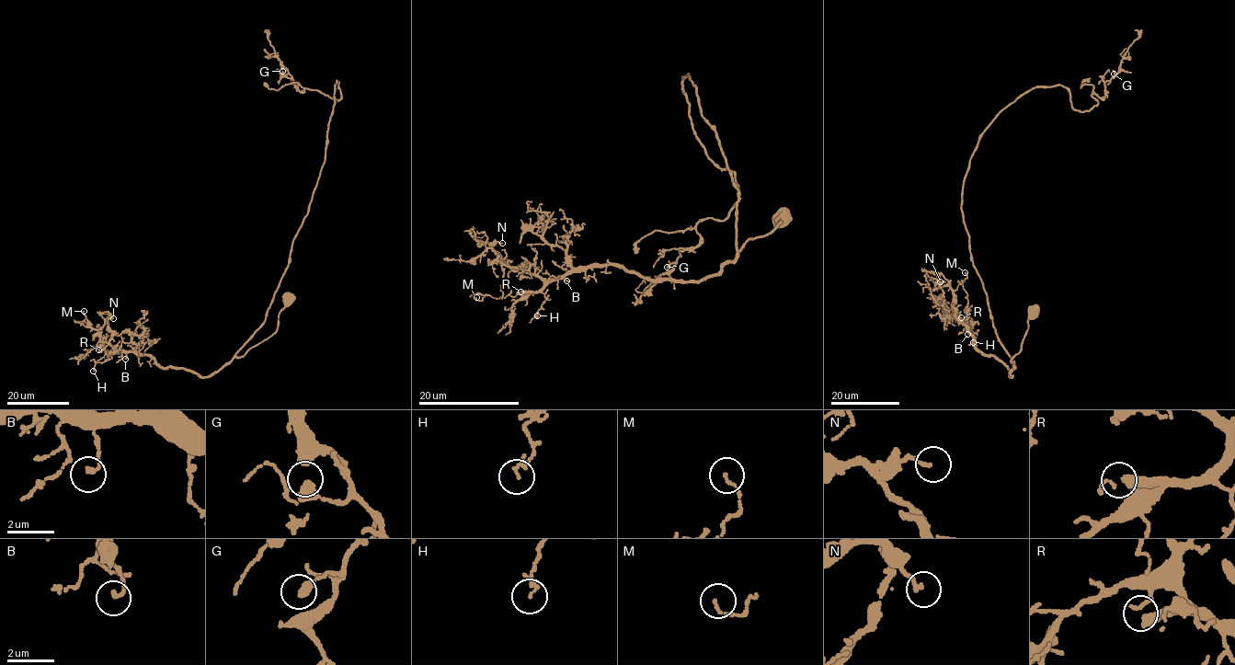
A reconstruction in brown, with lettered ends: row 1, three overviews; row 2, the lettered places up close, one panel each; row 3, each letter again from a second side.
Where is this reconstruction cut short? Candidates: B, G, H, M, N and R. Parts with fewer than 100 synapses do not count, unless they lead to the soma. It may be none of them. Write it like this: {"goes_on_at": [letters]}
{"goes_on_at": ["R"]}

